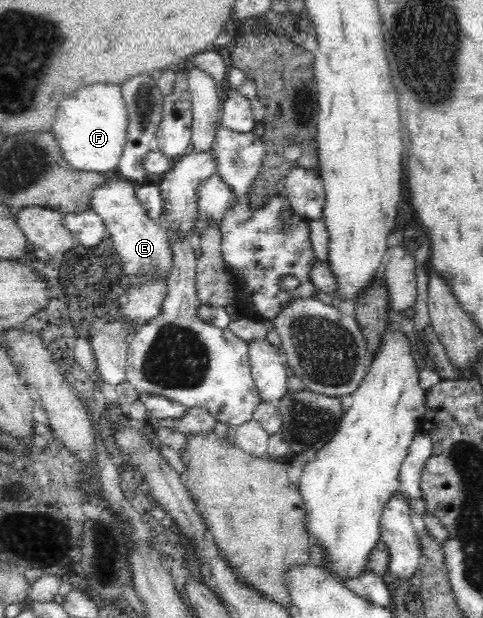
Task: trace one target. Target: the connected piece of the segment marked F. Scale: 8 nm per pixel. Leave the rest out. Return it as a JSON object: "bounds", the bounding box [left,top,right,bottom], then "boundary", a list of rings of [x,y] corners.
{"bounds":[52,83,128,173],"boundary":[[[118,83],[84,86],[66,98],[52,126],[52,134],[68,165],[84,172],[105,173],[114,170],[127,141],[128,115],[122,88]]]}

